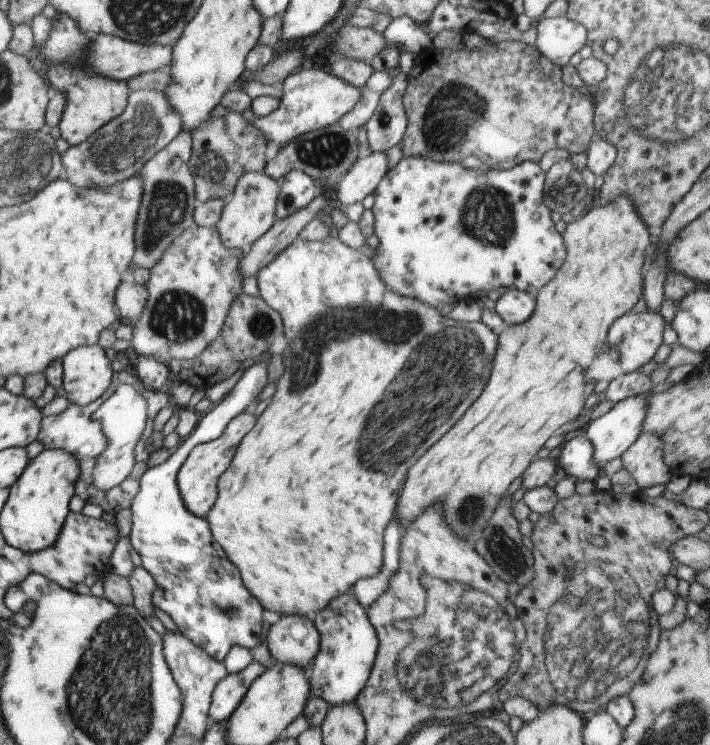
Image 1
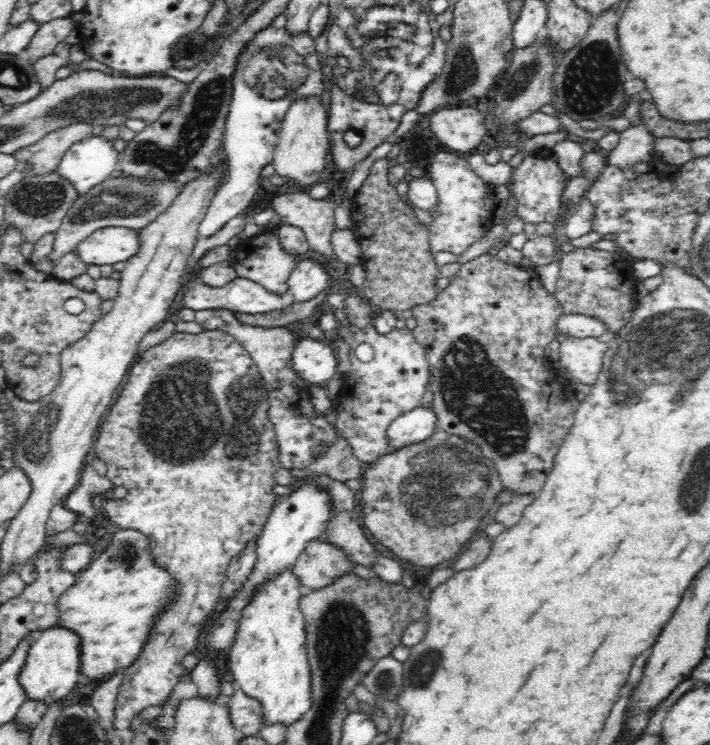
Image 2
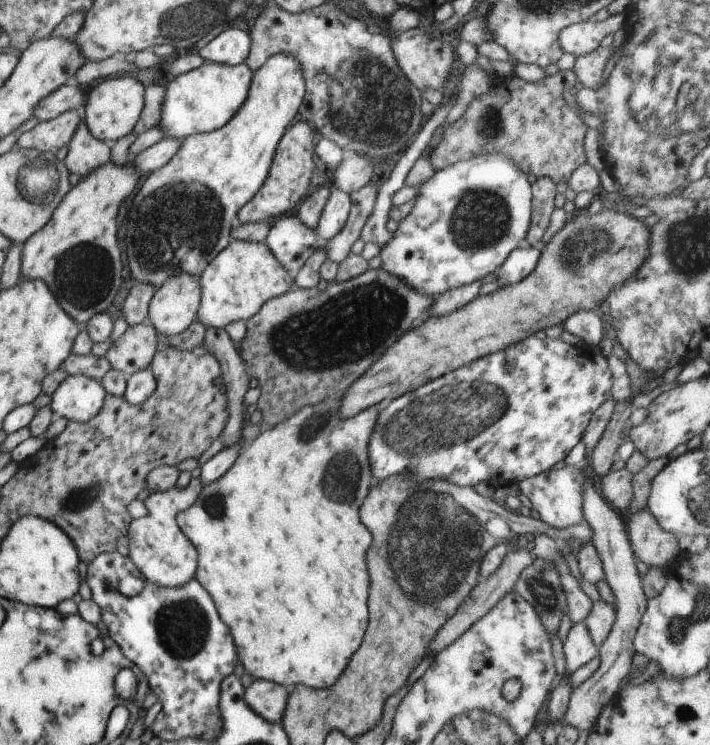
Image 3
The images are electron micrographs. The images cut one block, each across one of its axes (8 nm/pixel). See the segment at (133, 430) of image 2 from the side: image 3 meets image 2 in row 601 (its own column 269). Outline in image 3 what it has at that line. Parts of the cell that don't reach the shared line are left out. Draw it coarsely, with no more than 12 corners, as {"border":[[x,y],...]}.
{"border":[[295,120],[268,176],[237,212],[241,224],[276,220],[312,191],[314,138]]}

